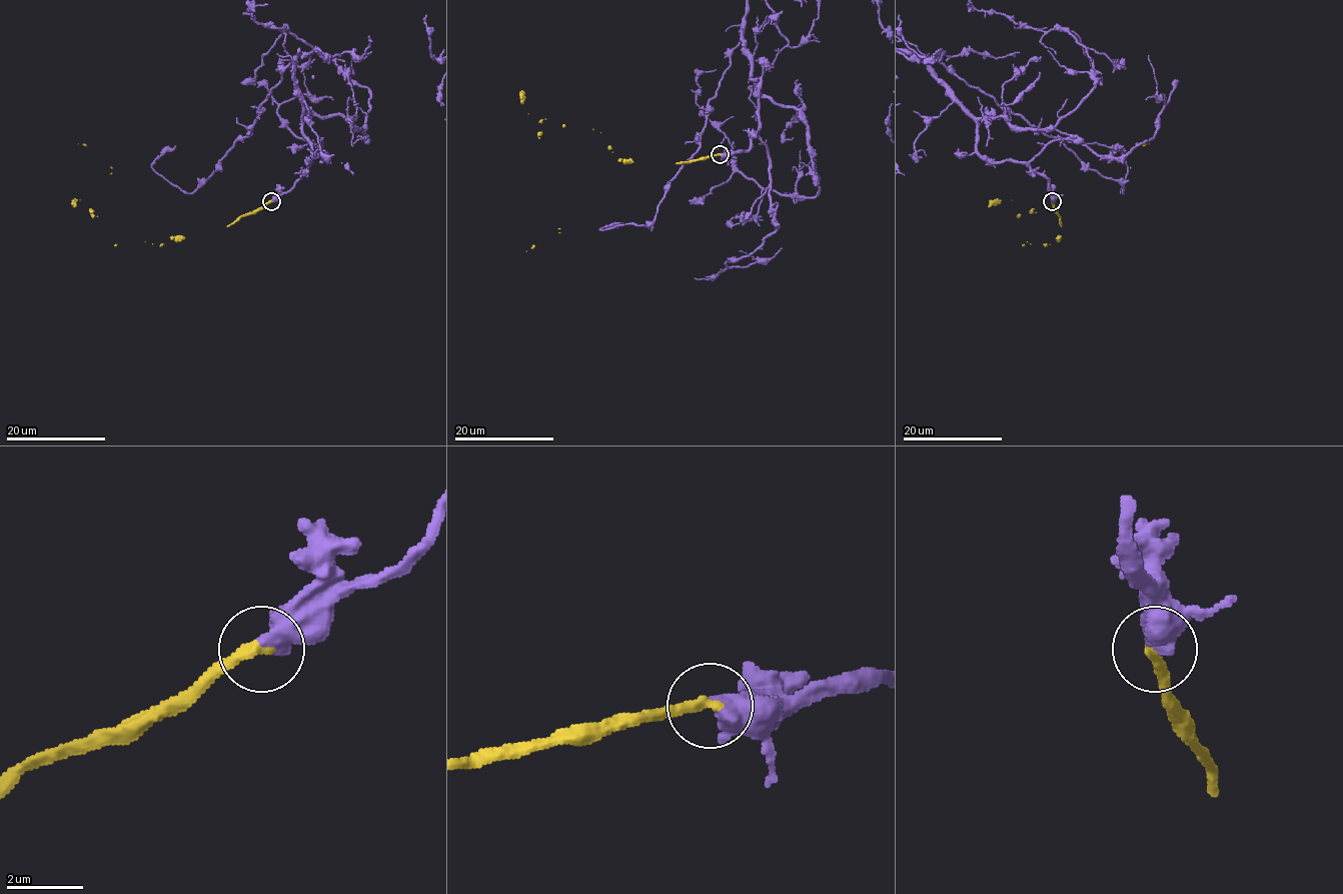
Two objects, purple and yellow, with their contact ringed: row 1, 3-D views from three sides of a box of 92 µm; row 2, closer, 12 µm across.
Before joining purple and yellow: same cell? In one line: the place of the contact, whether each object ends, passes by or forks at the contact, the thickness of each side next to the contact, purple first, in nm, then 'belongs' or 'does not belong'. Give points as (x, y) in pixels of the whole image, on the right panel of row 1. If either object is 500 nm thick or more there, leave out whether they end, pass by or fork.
place (1052, 201); calibres 600 and 320 nm; belongs

